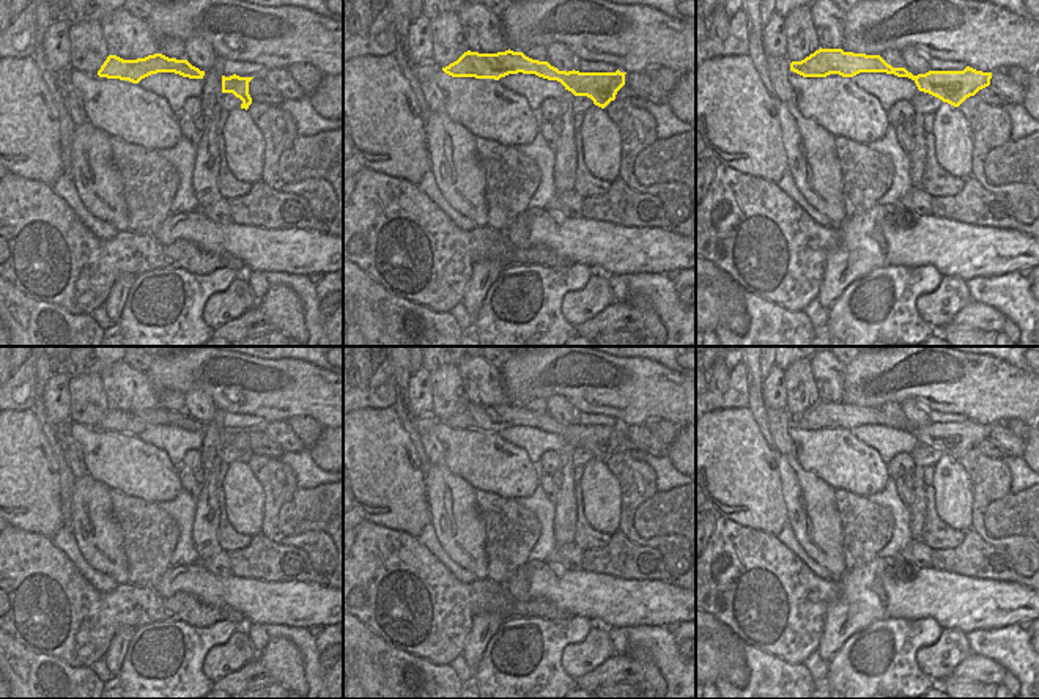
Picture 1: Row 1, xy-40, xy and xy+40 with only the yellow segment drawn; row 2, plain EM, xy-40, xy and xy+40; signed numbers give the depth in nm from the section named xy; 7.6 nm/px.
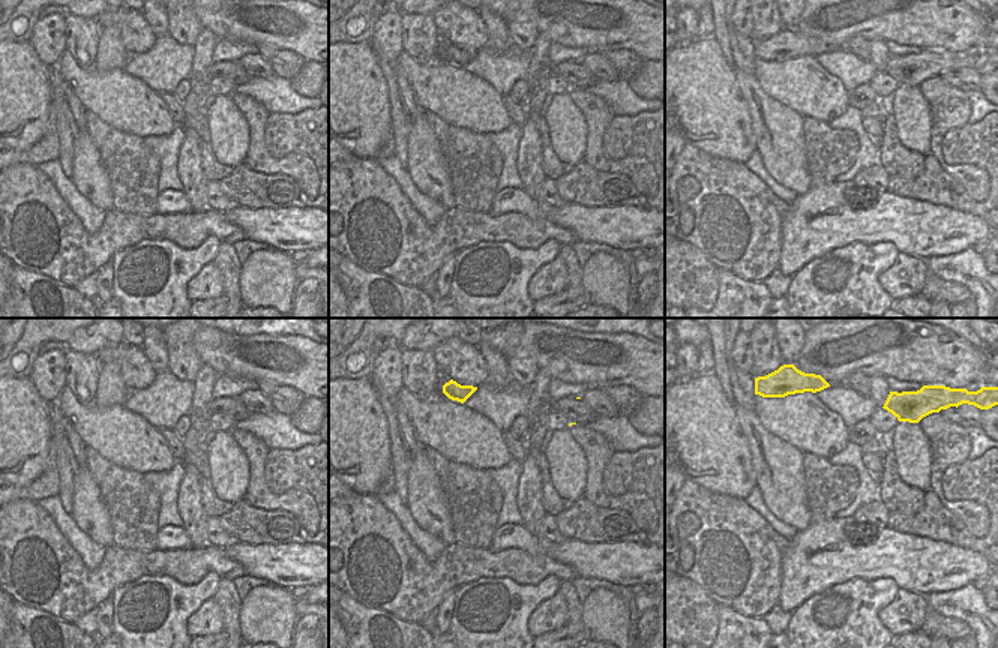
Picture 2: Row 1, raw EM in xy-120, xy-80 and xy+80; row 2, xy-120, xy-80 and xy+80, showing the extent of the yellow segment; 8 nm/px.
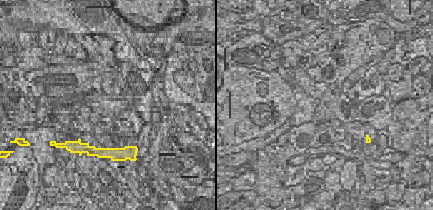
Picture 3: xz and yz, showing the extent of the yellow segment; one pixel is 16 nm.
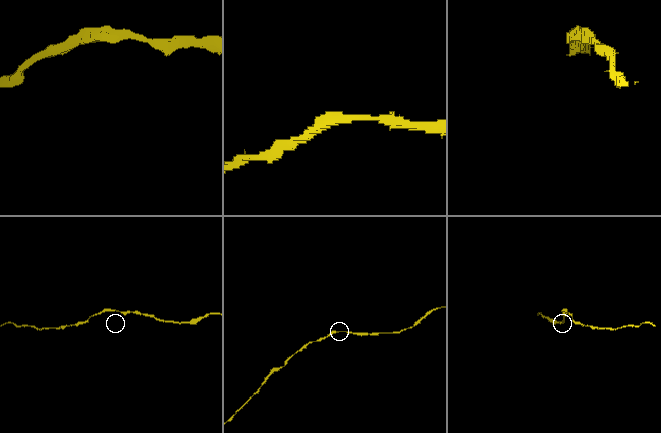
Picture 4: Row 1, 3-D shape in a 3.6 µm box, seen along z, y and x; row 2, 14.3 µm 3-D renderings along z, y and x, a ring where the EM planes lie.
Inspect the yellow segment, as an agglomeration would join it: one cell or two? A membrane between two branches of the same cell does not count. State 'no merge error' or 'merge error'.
no merge error

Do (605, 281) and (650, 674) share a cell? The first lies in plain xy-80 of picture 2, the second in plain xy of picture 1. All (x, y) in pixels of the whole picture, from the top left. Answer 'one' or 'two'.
one

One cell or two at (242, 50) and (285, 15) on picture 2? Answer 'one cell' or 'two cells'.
two cells

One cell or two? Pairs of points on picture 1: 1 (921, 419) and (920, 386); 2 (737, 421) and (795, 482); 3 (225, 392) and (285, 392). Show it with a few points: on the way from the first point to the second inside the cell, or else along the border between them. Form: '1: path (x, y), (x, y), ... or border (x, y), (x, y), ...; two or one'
1: border (899, 403), (916, 400), (928, 411); two
2: border (778, 454), (778, 480), (784, 499); two
3: path (240, 392), (271, 392); one

